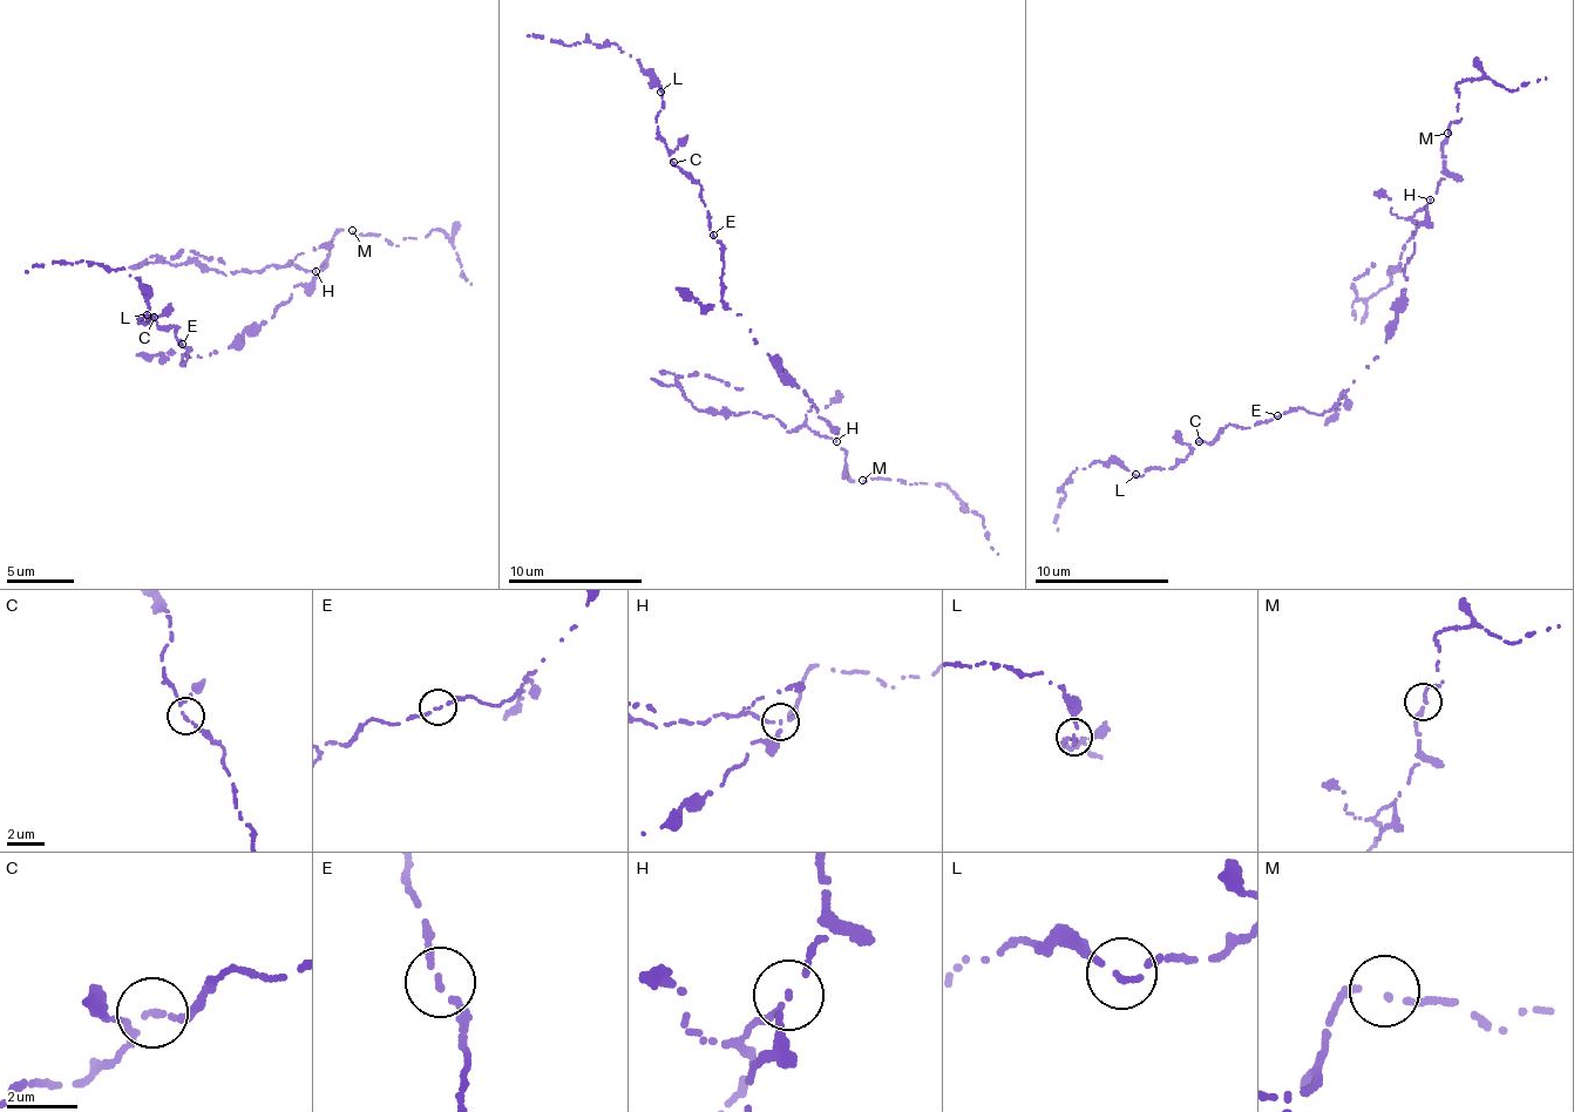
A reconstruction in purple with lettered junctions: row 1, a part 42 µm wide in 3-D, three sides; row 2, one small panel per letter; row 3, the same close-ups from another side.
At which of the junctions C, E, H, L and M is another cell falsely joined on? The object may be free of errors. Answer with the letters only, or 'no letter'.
H

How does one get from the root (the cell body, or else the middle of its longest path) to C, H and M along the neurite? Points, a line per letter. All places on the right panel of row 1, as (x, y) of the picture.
C: (1369, 366), (1340, 400), (1318, 414), (1298, 407), (1256, 426), (1245, 427), (1228, 422), (1214, 440), (1199, 441)
H: (1369, 366), (1386, 344), (1389, 324), (1404, 290), (1404, 265), (1429, 201)
M: (1369, 366), (1386, 344), (1389, 324), (1396, 316), (1415, 230), (1442, 178), (1447, 133)

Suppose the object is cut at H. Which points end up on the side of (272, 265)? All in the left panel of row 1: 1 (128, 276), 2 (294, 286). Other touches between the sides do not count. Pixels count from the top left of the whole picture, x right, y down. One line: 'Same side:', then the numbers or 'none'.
Same side: none

